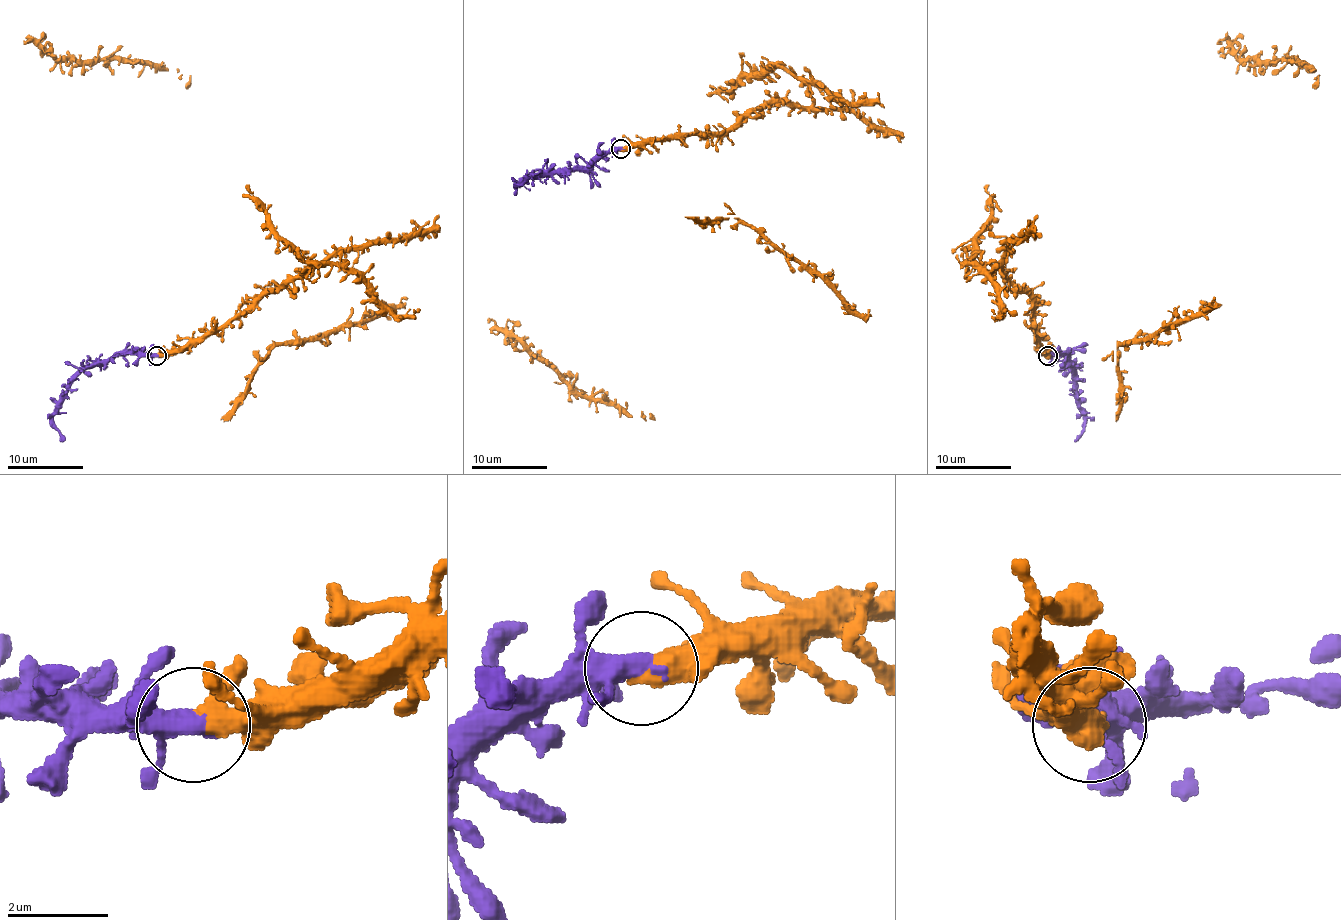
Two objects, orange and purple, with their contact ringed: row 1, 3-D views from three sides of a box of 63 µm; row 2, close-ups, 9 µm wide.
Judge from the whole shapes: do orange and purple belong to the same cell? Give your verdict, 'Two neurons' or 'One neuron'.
One neuron

